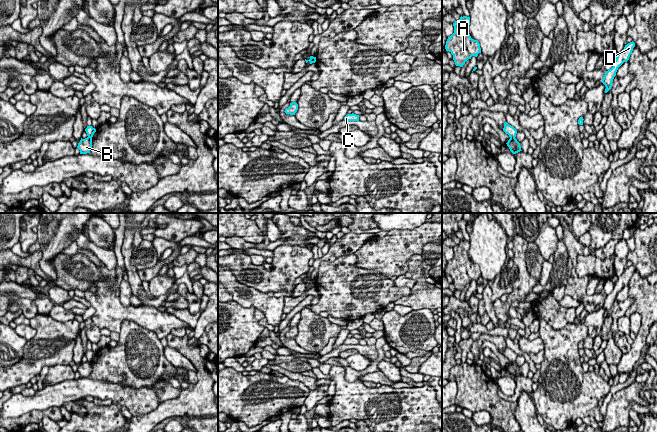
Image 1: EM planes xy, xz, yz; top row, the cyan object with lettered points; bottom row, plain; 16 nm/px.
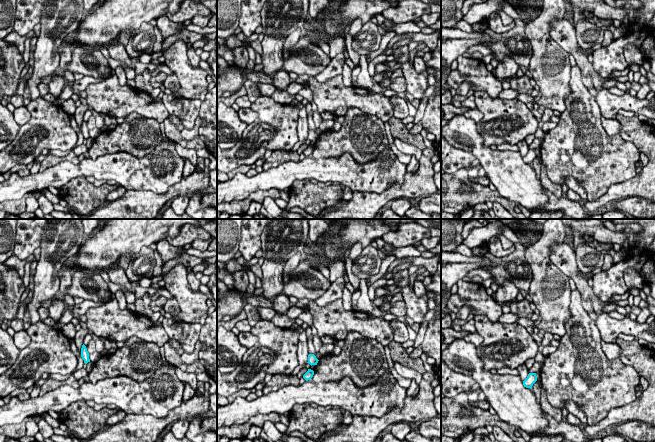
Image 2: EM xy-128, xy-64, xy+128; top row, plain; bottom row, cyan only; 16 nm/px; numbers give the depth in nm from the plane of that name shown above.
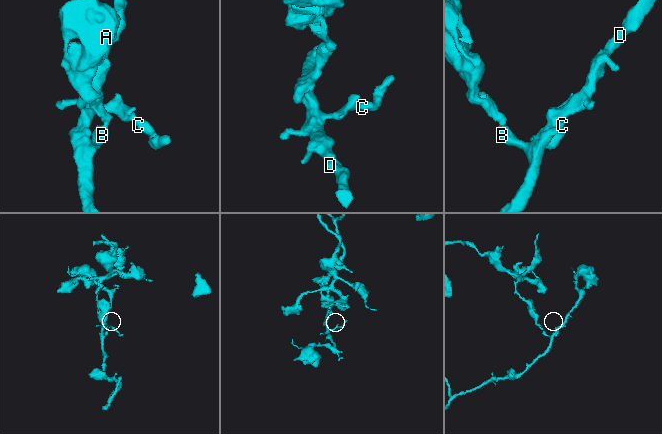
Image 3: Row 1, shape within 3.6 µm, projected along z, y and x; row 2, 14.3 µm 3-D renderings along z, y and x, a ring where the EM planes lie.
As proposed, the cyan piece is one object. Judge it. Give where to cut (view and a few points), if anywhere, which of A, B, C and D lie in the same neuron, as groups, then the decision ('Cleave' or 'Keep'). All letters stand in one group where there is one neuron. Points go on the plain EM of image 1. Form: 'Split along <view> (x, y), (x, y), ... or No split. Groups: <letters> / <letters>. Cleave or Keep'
Split along yz (510, 361), (514, 362). Groups: A / B C D. Cleave

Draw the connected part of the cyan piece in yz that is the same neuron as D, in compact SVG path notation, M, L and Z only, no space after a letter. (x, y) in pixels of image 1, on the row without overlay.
M632 265L625 269L624 273L618 277L616 284L614 285L613 291L605 295L605 299L602 303L602 307L605 309L605 317L607 317L611 311L614 301L616 300L616 296L618 292L629 284L630 279L632 278L633 272L635 271L635 267Z

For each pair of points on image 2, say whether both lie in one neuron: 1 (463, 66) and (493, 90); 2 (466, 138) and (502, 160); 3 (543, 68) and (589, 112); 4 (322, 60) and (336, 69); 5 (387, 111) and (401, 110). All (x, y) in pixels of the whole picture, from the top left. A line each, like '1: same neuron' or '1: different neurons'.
1: same neuron
2: same neuron
3: different neurons
4: different neurons
5: different neurons

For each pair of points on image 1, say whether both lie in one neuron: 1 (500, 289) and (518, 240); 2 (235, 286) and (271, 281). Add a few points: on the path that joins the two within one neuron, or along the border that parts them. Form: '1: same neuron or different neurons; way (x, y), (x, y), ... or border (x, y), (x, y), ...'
1: different neurons; border (512, 259), (517, 268), (517, 277), (514, 282)
2: different neurons; border (228, 269), (238, 281), (266, 293)

